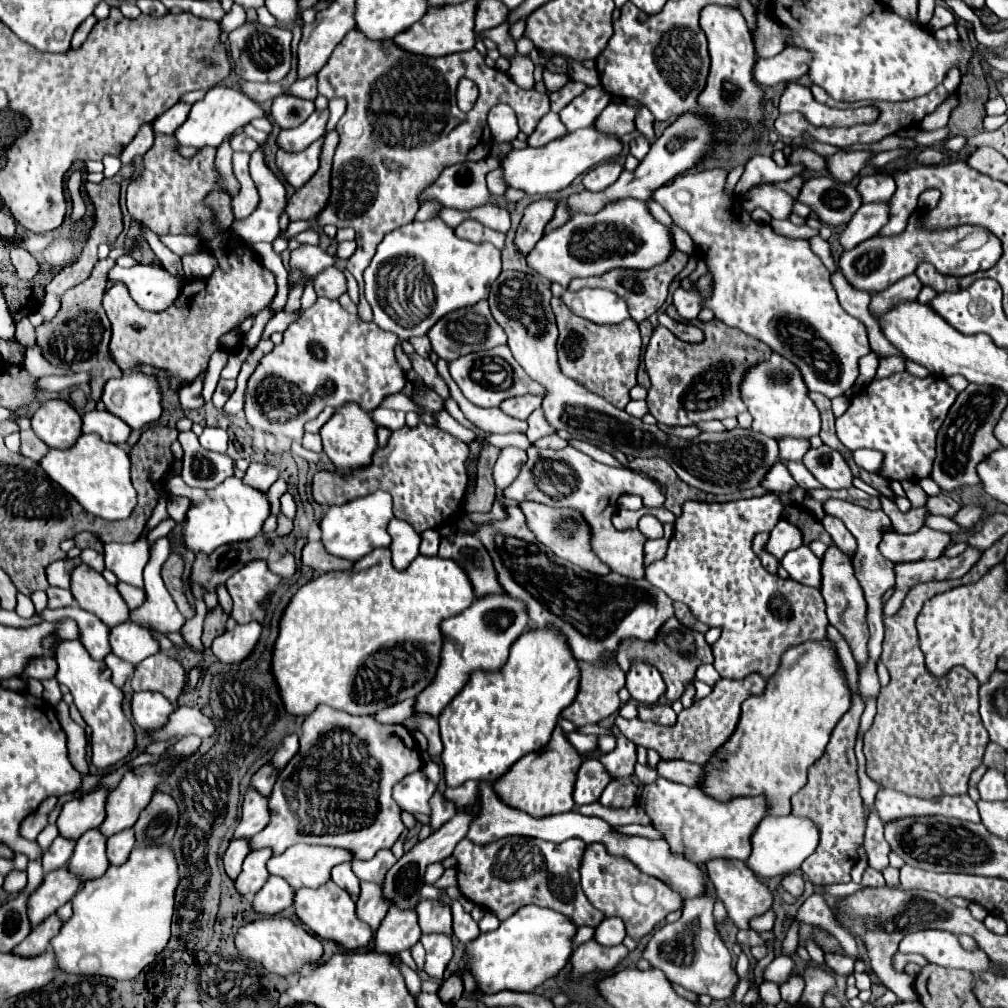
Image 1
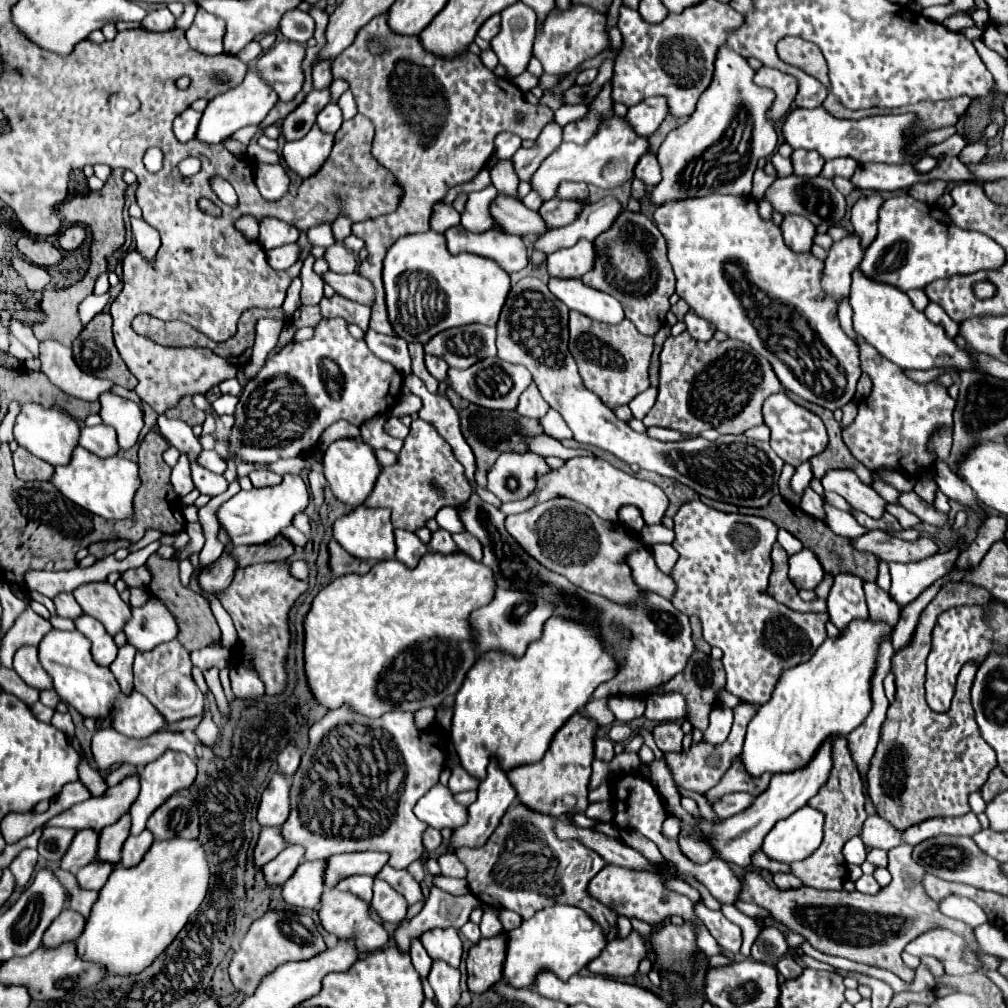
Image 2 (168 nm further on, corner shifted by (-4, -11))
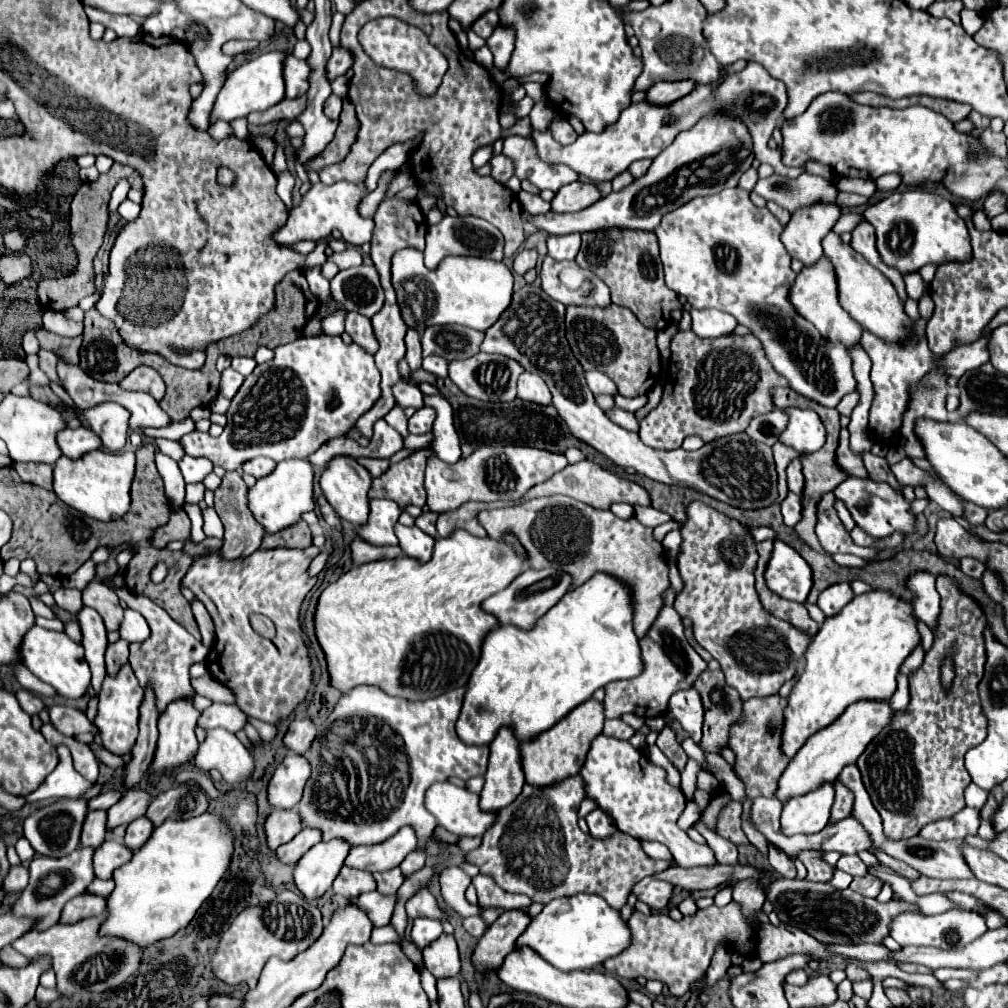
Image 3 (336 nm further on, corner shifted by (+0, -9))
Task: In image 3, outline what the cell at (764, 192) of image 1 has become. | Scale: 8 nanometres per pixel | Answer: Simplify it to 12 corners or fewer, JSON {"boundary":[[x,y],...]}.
{"boundary":[[838,204],[800,208],[784,226],[782,244],[812,266],[834,228]]}

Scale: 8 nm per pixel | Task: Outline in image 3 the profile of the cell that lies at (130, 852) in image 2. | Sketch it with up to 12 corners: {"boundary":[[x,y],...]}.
{"boundary":[[146,816],[128,824],[124,844],[136,852],[154,824]]}

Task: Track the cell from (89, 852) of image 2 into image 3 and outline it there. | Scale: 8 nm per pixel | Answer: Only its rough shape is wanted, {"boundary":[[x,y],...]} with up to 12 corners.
{"boundary":[[90,810],[82,846],[98,848],[106,836],[106,810]]}

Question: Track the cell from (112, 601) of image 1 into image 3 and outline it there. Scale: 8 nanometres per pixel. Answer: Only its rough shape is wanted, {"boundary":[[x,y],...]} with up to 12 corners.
{"boundary":[[92,580],[82,592],[108,632],[120,628],[124,610],[114,590]]}

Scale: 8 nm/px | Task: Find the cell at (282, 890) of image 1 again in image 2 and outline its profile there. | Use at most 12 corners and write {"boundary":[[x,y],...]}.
{"boundary":[[302,862],[282,886],[290,908],[314,910],[322,896],[324,862]]}

